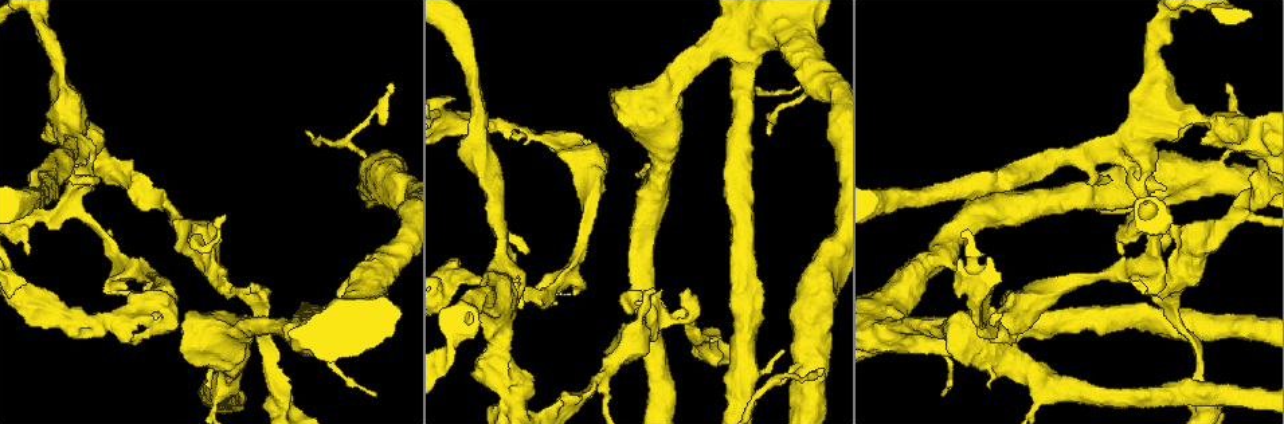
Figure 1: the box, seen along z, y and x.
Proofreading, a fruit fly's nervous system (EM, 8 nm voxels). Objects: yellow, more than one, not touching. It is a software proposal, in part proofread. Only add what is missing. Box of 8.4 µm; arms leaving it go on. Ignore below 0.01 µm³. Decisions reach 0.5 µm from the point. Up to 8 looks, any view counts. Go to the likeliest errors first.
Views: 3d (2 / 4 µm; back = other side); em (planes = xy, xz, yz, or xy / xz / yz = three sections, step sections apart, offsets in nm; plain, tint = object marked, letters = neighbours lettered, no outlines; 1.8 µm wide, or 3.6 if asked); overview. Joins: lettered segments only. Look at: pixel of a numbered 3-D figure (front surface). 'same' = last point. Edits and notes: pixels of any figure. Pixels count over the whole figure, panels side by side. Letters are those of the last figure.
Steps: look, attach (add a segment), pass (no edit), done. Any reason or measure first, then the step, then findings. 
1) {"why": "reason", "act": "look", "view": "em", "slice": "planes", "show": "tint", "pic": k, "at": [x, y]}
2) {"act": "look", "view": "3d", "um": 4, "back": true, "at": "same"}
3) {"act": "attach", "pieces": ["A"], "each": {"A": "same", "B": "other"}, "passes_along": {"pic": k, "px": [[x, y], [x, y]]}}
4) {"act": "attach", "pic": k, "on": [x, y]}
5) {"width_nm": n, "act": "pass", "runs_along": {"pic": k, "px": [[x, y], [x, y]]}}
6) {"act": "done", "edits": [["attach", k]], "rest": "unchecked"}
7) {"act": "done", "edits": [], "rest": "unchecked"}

{"why": "free end", "act": "look", "view": "em", "um": 3.6, "slice": "planes", "show": "letters", "pic": 1, "at": [514, 255]}

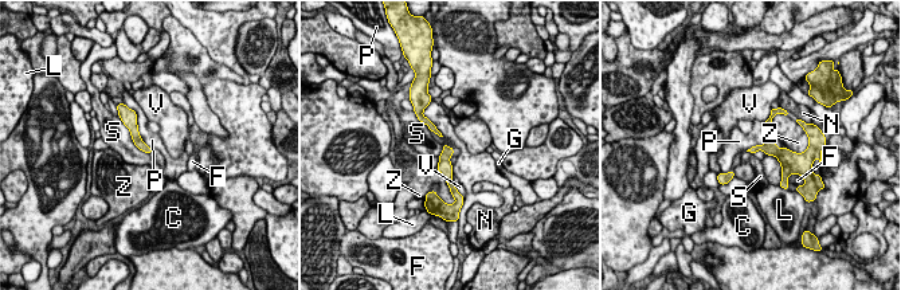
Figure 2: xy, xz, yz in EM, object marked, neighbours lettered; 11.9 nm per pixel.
{"longest_contact_nm": ["S", 600], "act": "pass", "each": {"C": "other", "F": "other", "G": "other", "L": "other", "N": "other", "P": "other", "S": "other", "V": "other", "Z": "other"}, "border": {"pic": 2, "px": [[130, 108], [140, 137], [153, 148]]}, "found": "no lettered segment goes on from it"}

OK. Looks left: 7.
{"why": "sudden change in width", "act": "look", "view": "3d", "um": 2, "pic": 1, "at": [681, 317]}

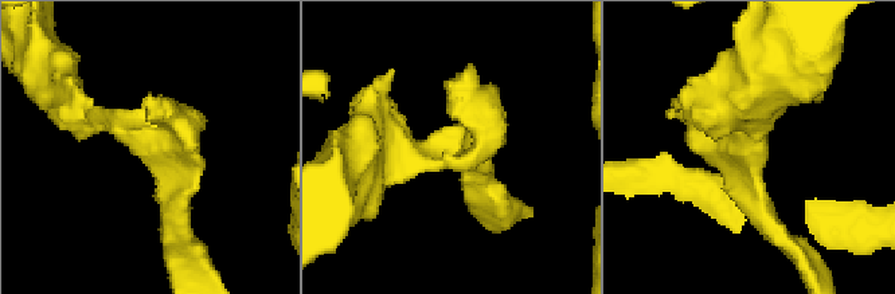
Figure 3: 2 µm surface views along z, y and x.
{"why": "need the tissue", "act": "look", "view": "em", "slice": "yz", "step": 4, "show": "letters", "pic": 3, "at": [443, 152]}

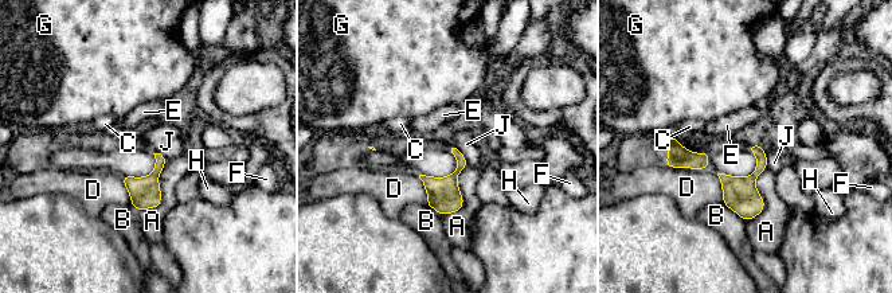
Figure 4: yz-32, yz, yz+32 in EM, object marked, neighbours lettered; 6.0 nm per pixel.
{"act": "pass", "each": {"A": "other", "B": "other", "C": "other", "D": "other", "E": "other", "F": "other", "G": "other", "H": "other", "J": "other"}, "border": {"pic": 4, "px": [[756, 144], [766, 155], [767, 168]]}, "found": "none of them fits"}

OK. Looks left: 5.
{"why": "closes a loop", "act": "look", "view": "3d", "um": 4, "pic": 1, "at": [544, 136]}

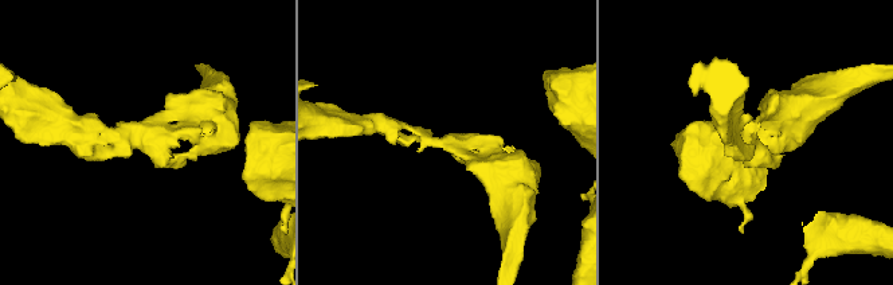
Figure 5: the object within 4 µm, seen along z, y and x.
{"arm_widths_nm": [190, 300], "act": "look", "view": "em", "slice": "xz", "step": 16, "show": "tint", "pic": 5, "at": [444, 141]}

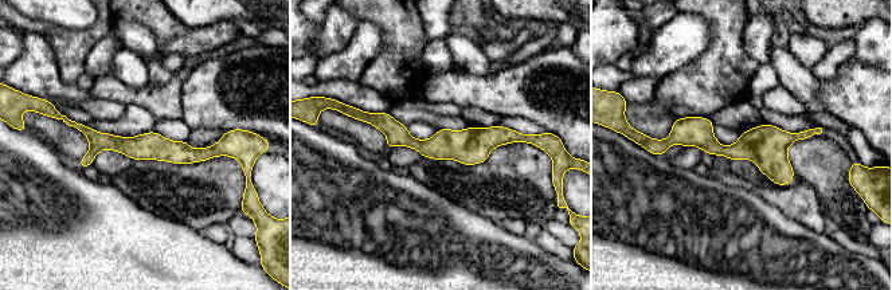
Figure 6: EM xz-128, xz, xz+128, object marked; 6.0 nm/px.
{"act": "look", "view": "em", "slice": "xz", "step": 16, "show": "letters", "at": "same"}

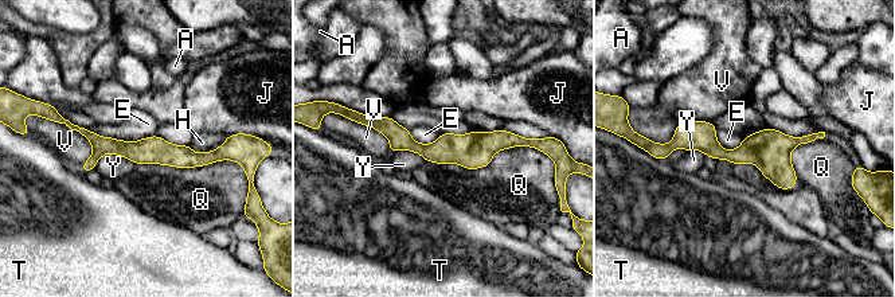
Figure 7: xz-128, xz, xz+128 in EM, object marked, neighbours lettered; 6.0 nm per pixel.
{"act": "pass", "each": {"A": "other", "E": "other", "H": "other", "J": "other", "Q": "other", "T": "other", "V": "other", "Y": "other"}, "border": {"pic": 7, "px": [[715, 129], [727, 149], [743, 140]]}, "found": "no lettered segment goes on from it"}

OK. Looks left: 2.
{"why": "sharp bend", "act": "look", "view": "em", "slice": "xy", "step": 16, "show": "letters", "pic": 1, "at": [498, 356]}

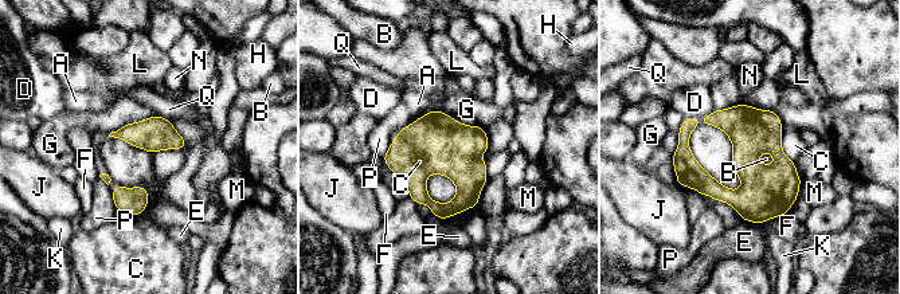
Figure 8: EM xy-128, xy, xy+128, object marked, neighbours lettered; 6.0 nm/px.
{"act": "look", "view": "em", "slice": "planes", "show": "letters", "at": "same"}

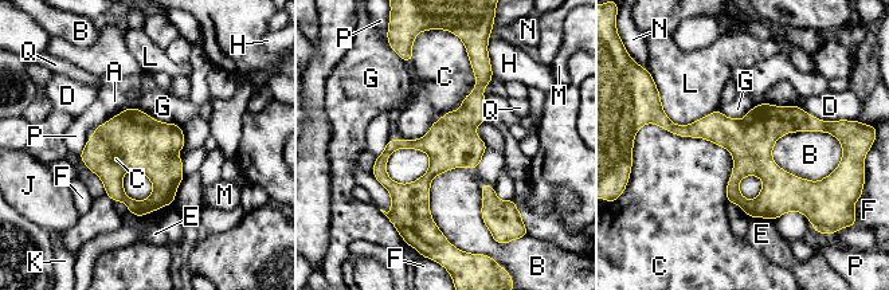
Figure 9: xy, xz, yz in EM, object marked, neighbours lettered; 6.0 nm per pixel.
{"act": "pass", "each": {"A": "other", "B": "other", "C": "other", "D": "other", "E": "other", "F": "other", "G": "other", "H": "other", "J": "other", "K": "other", "L": "other", "M": "other", "N": "other", "P": "other", "Q": "other"}, "found": "none of them fits"}

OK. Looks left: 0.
{"act": "done", "edits": [], "rest": "unchecked"}

